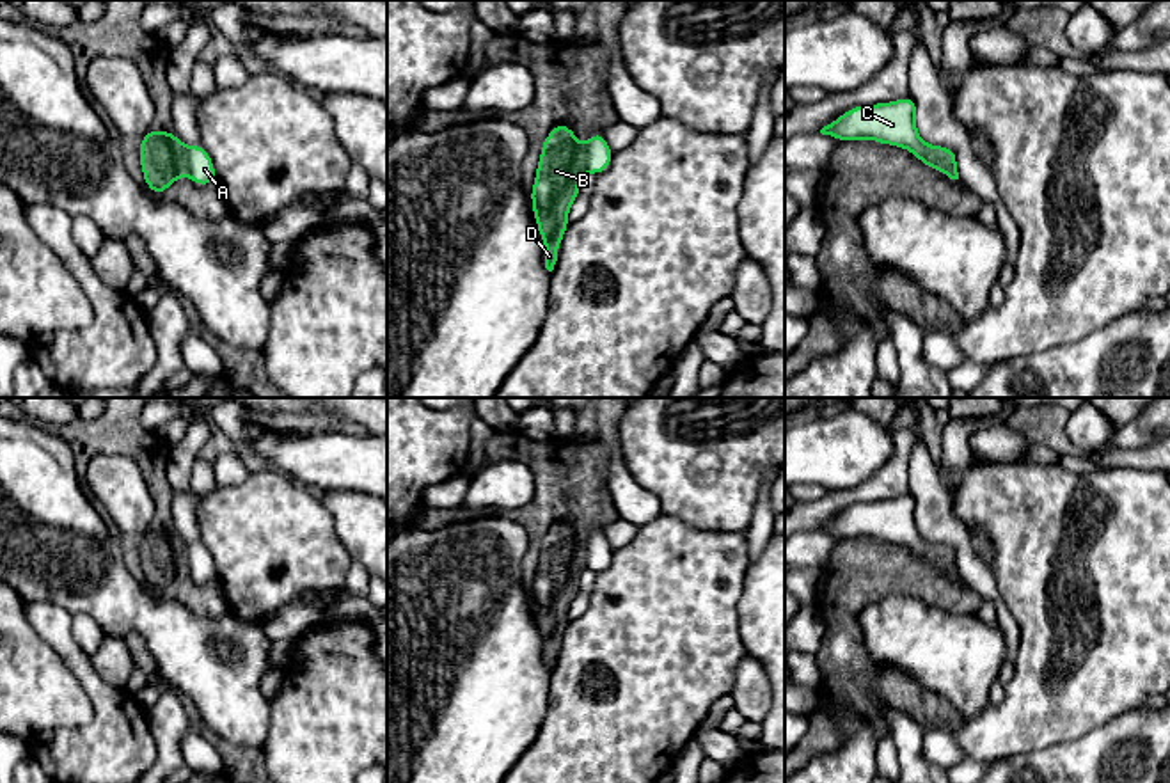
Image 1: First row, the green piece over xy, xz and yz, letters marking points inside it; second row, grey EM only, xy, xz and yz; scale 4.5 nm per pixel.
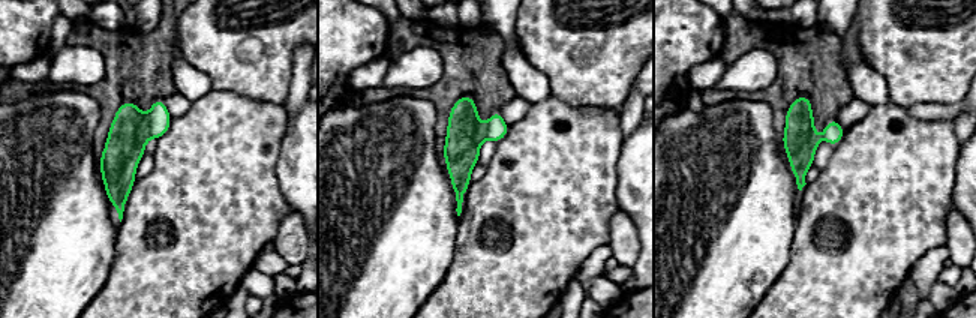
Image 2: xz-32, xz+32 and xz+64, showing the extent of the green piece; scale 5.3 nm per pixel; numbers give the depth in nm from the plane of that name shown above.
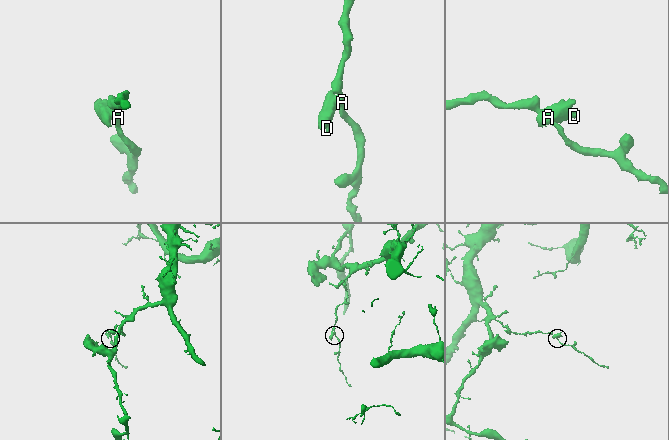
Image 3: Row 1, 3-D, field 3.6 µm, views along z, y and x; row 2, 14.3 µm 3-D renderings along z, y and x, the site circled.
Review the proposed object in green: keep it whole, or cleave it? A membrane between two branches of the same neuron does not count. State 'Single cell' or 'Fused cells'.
Fused cells

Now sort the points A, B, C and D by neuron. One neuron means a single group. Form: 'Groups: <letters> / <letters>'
Groups: A C / B D

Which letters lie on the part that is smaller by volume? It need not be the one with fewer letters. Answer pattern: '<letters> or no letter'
B, D

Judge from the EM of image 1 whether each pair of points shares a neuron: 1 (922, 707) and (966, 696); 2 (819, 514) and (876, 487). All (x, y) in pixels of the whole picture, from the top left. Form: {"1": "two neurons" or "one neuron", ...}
{"1": "two neurons", "2": "one neuron"}

